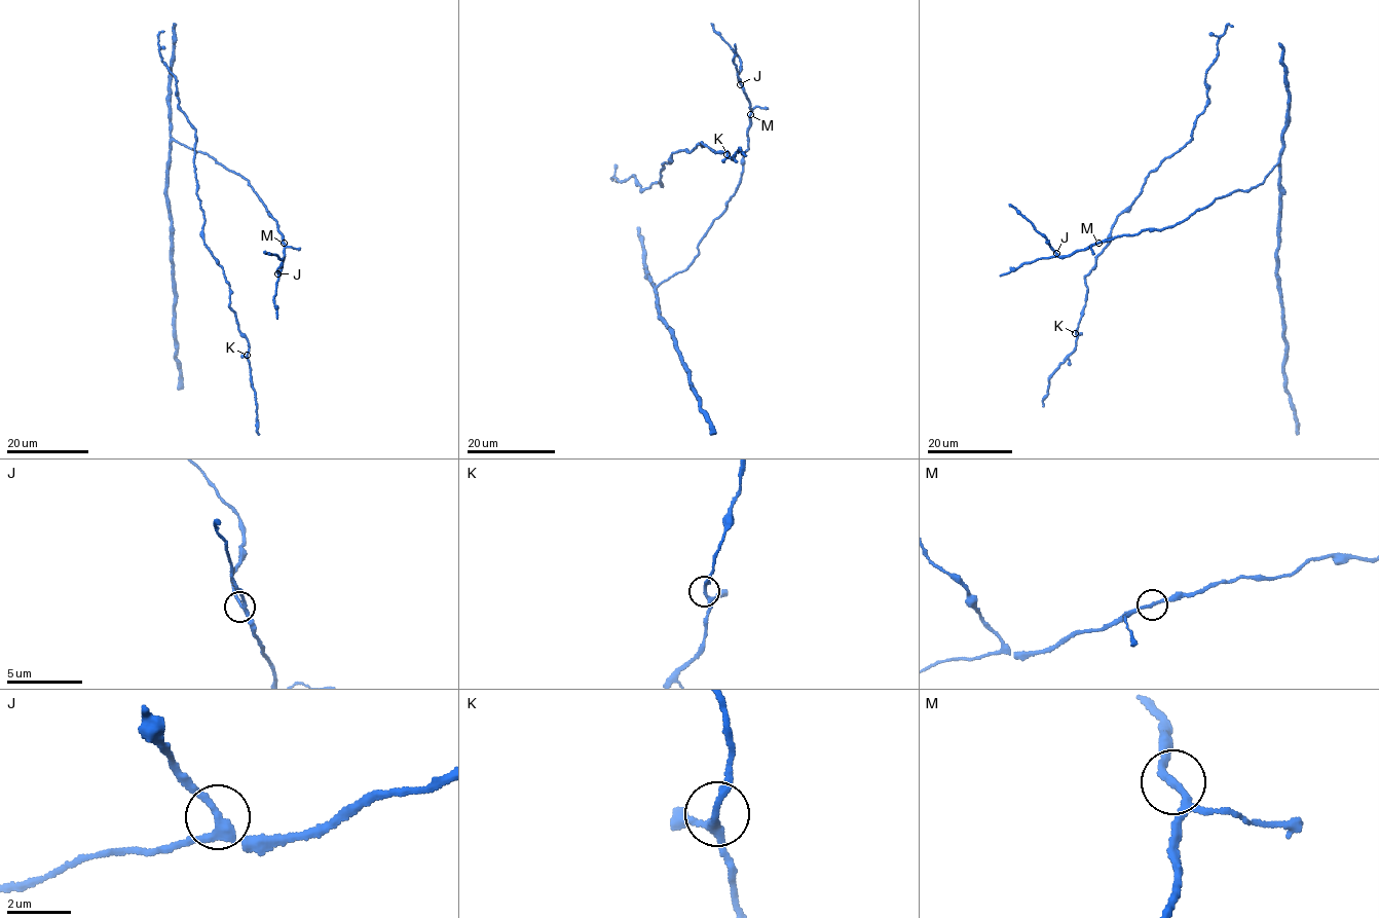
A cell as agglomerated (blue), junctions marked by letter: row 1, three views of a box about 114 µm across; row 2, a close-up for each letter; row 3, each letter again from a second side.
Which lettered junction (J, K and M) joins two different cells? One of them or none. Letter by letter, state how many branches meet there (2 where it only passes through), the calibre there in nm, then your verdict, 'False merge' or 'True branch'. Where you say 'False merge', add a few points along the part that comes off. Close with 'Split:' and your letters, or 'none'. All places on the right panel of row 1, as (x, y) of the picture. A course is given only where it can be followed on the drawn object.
J: Branches: 3. Thickness 240 nm. True branch
K: Branches: 3. Thickness 200 nm. False merge. Course of the part to remove: (1075, 333), (1076, 347), (1048, 379), (1042, 406)
M: Branches: 2. Thickness 200 nm. True branch
Split: K

